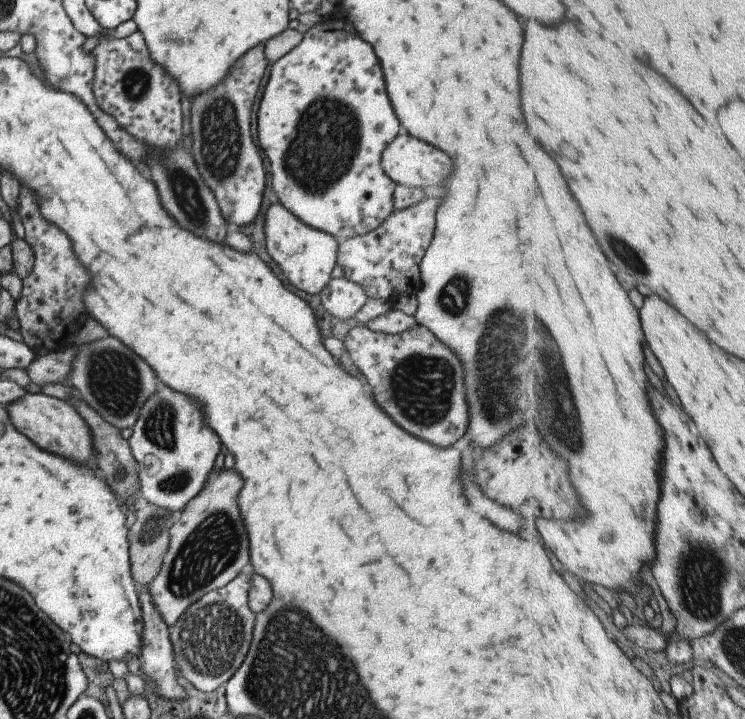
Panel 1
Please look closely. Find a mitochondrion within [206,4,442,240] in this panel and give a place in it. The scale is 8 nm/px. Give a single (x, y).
(326, 142)

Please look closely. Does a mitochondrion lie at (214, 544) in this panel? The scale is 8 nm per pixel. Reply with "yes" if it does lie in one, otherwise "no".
yes

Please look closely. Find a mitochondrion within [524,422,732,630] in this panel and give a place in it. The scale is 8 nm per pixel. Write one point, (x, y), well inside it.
(702, 574)

